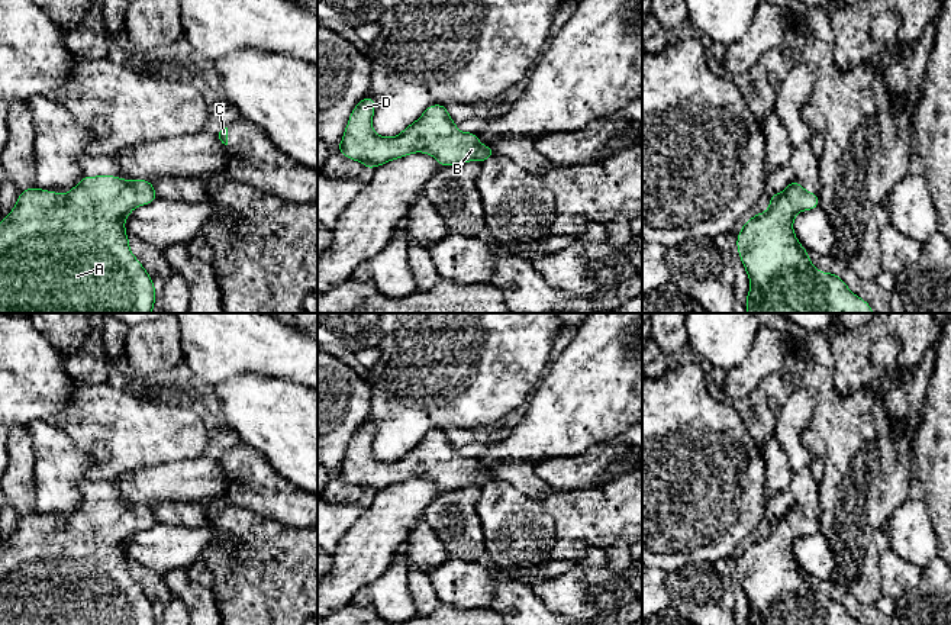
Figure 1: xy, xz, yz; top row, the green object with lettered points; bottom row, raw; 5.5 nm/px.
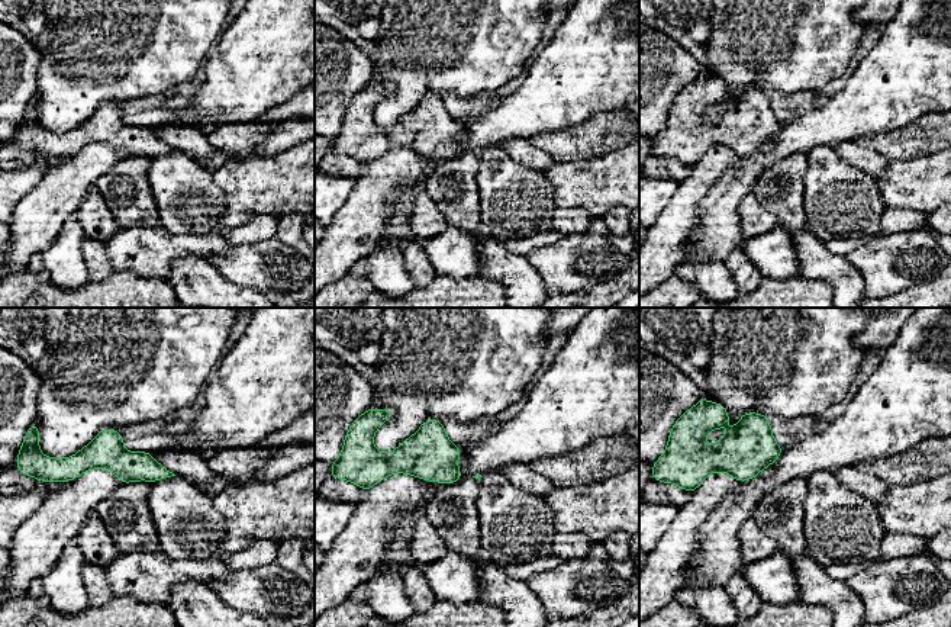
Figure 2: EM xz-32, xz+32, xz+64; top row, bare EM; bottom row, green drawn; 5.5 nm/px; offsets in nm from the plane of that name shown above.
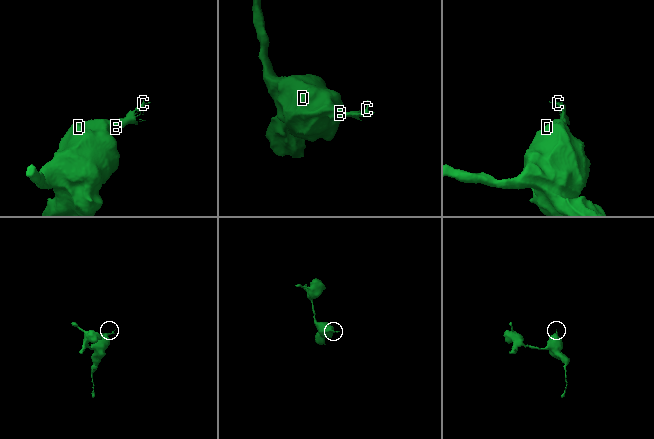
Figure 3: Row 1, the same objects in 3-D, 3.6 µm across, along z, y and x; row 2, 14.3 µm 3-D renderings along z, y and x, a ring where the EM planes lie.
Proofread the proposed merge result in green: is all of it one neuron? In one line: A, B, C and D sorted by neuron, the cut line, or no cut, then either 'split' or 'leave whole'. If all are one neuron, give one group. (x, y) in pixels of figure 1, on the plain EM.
A B C D; no cut; leave whole

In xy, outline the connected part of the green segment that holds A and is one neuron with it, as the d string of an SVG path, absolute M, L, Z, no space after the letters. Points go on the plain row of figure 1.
M84 500L83 505L65 519L30 512L20 516L14 534L0 547L0 625L155 625L155 610L138 583L129 574L125 544L142 529L158 523L149 505L122 505L115 500Z

